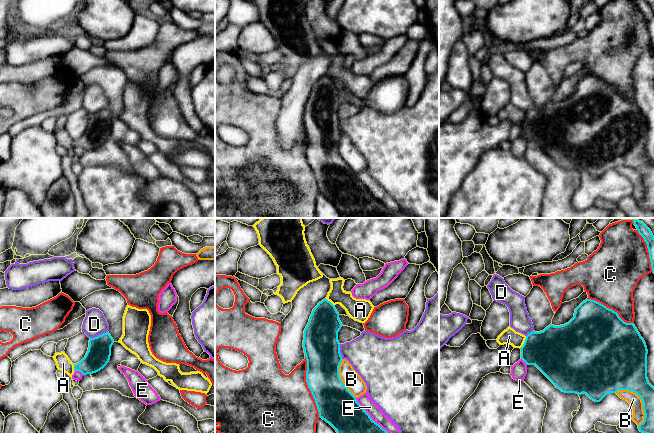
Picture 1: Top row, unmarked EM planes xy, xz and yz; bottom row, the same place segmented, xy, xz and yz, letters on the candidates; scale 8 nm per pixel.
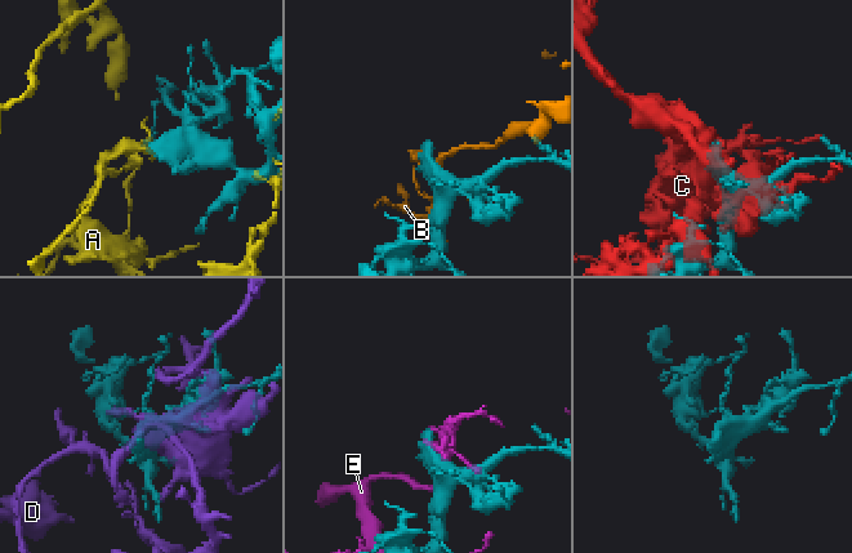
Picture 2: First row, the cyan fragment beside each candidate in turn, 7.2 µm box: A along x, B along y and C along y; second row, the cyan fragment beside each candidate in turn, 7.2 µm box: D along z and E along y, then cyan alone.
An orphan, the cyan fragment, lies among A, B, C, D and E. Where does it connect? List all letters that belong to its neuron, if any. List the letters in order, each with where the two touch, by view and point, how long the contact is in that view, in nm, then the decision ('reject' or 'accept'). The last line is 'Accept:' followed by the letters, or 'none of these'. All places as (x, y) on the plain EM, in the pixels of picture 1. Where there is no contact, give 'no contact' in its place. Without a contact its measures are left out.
A: contact yz (524, 118); length 120 nm; accept
B: contact yz (640, 173); length 340 nm; reject
C: contact xz (308, 163); length 500 nm; reject
D: contact xy (99, 111); length 160 nm; reject
E: contact xz (375, 198); length 460 nm; reject
Accept: A

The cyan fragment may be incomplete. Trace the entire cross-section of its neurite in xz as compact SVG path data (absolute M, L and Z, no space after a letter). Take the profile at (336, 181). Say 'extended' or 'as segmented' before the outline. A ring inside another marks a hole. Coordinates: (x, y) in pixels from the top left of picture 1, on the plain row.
as segmented | M324 75L313 85L304 106L306 158L319 193L336 206L341 218L414 218L388 209L373 197L341 157L338 108L342 102L335 82Z

